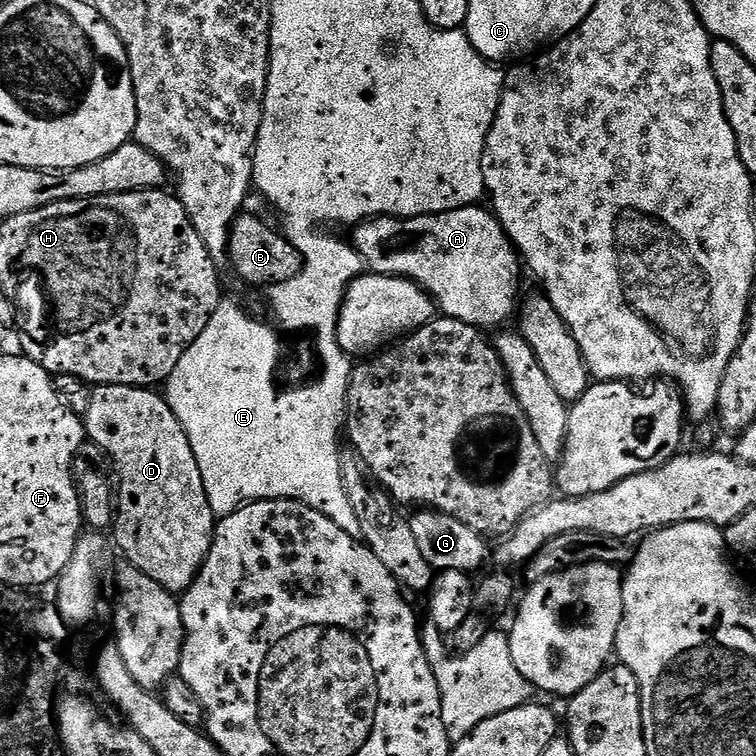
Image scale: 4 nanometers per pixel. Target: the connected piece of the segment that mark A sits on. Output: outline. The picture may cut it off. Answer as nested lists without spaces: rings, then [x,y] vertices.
[[[471,204],[433,216],[377,216],[374,220],[364,220],[355,225],[351,232],[350,243],[358,250],[369,273],[377,276],[401,276],[403,280],[414,281],[436,301],[436,307],[443,315],[481,330],[503,329],[507,325],[504,323],[511,316],[513,319],[517,315],[518,301],[522,296],[522,257],[516,251],[512,239],[504,233],[496,213],[487,207]]]

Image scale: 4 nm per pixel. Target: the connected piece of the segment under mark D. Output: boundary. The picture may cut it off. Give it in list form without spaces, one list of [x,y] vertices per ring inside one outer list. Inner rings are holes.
[[[101,384],[91,389],[92,397],[88,400],[88,409],[82,412],[84,421],[84,430],[89,441],[92,440],[100,448],[105,448],[112,455],[112,460],[116,463],[116,472],[120,475],[120,484],[118,480],[118,491],[114,496],[114,533],[116,532],[116,540],[114,536],[114,544],[124,551],[123,559],[127,563],[132,564],[138,570],[142,570],[142,574],[146,574],[150,578],[154,578],[154,582],[158,582],[158,586],[162,586],[167,592],[173,594],[183,594],[188,591],[196,580],[201,566],[206,562],[206,558],[212,549],[212,539],[216,533],[216,525],[218,518],[210,510],[210,502],[206,498],[206,486],[202,486],[202,470],[198,470],[198,458],[194,458],[194,450],[190,446],[190,438],[186,438],[186,430],[182,430],[182,422],[178,422],[178,418],[174,414],[174,410],[170,410],[167,399],[163,395],[160,396],[159,391],[152,388],[135,388],[134,386],[118,386],[117,384]]]

